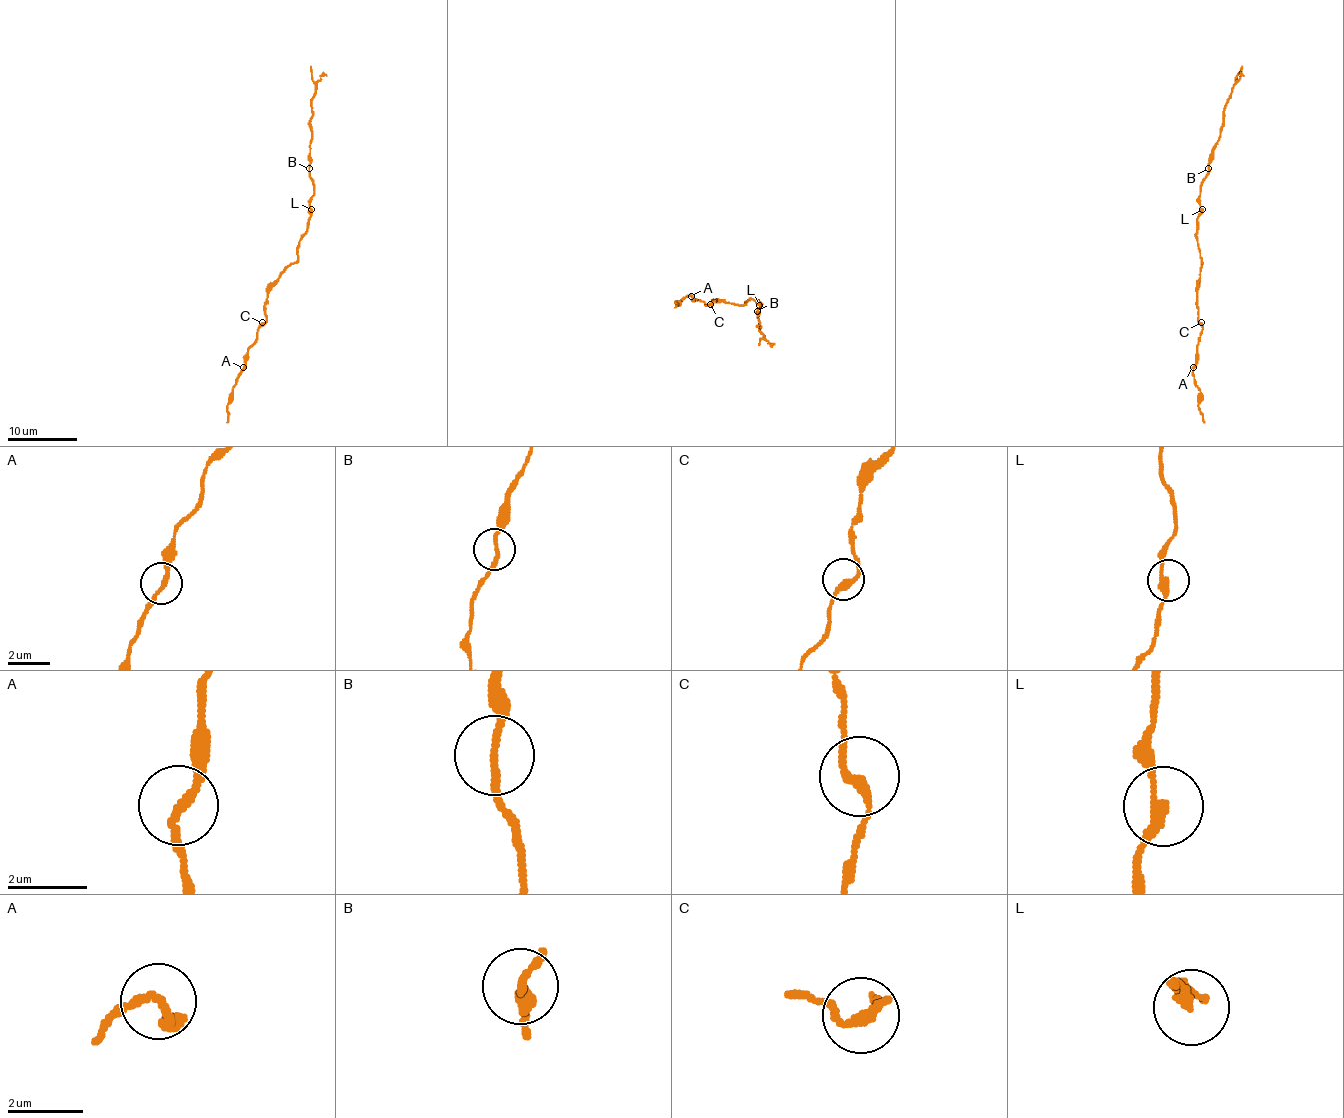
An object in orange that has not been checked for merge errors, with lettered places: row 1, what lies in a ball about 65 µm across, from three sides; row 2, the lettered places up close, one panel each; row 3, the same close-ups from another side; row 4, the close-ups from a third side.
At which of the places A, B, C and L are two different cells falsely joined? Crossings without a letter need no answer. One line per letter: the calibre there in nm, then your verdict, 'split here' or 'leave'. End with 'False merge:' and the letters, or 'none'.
A: 180 nm | leave
B: 170 nm | leave
C: 240 nm | leave
L: 220 nm | leave
False merge: none

